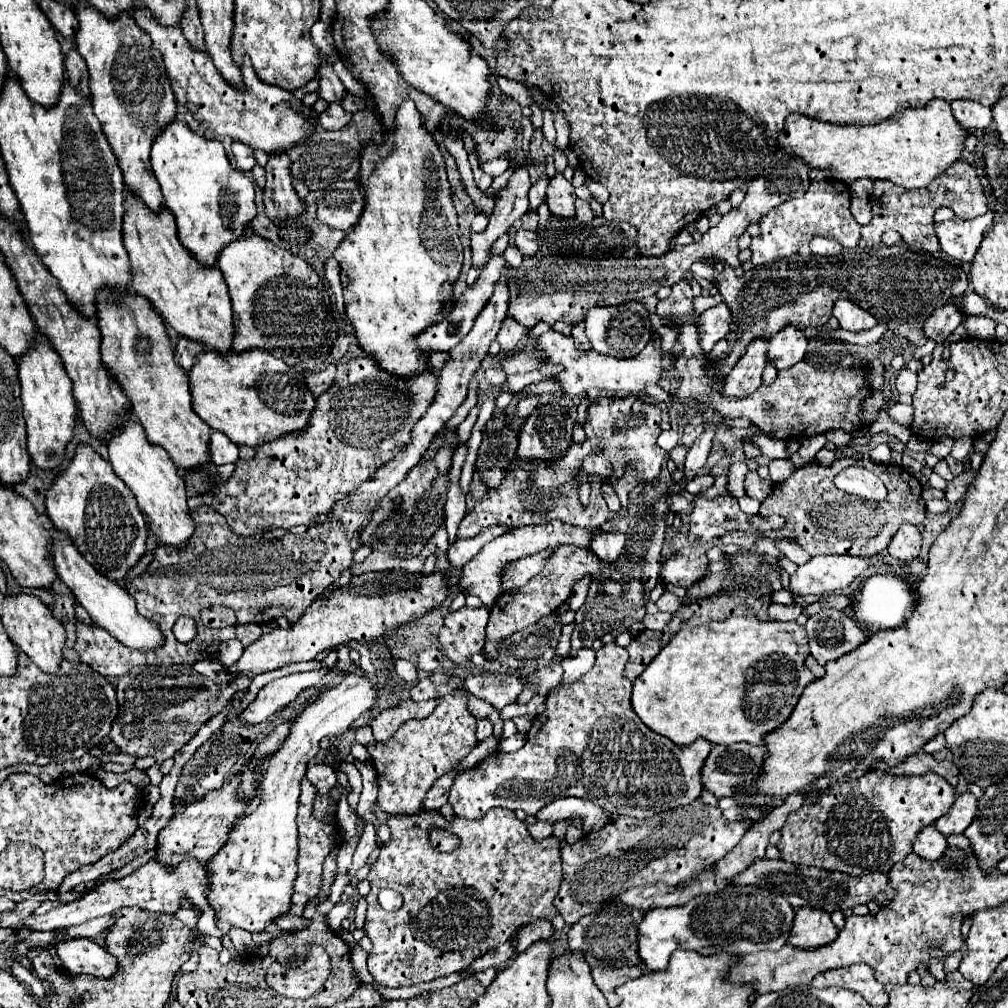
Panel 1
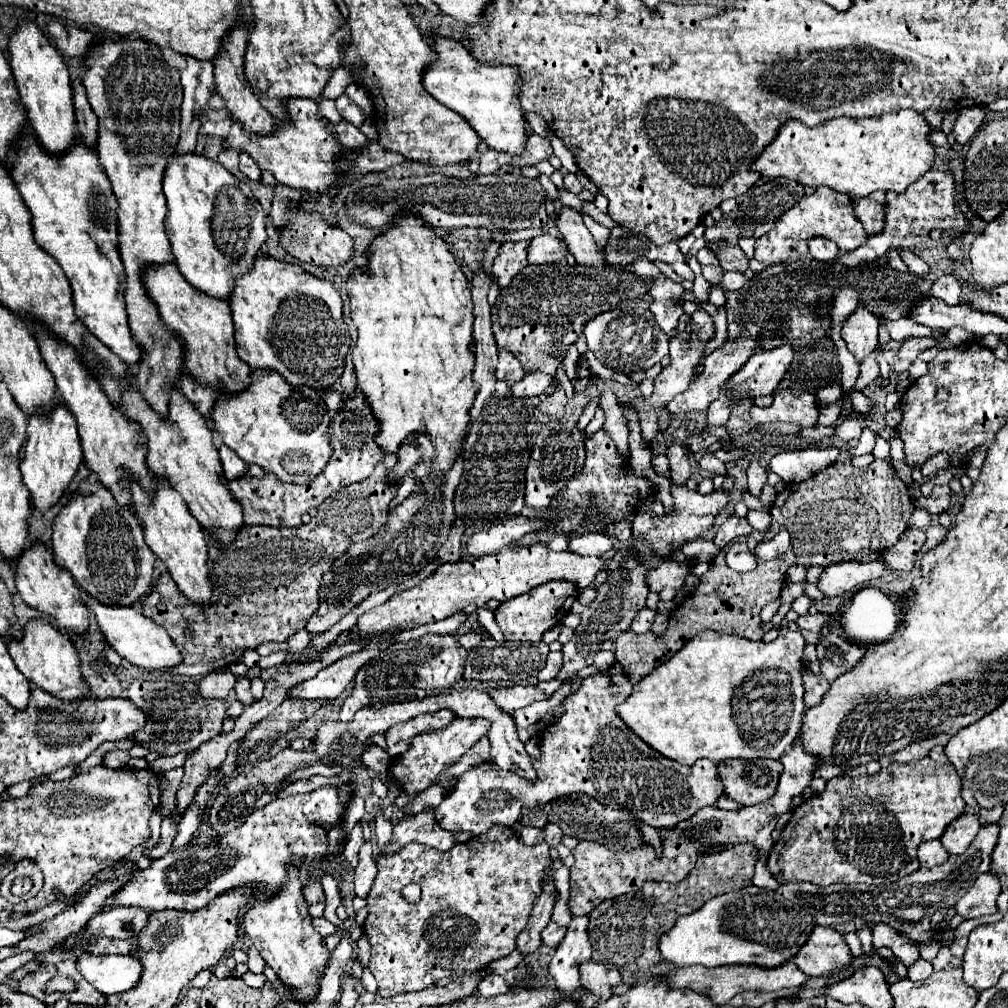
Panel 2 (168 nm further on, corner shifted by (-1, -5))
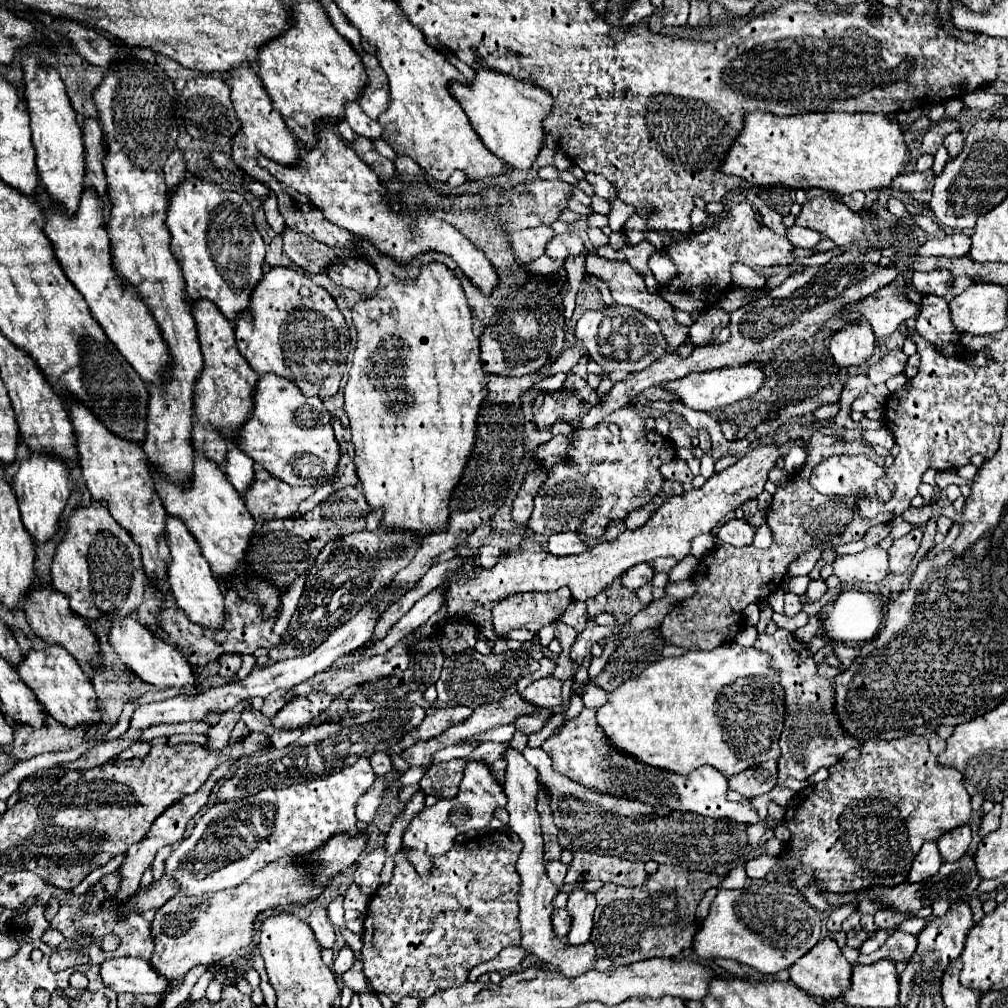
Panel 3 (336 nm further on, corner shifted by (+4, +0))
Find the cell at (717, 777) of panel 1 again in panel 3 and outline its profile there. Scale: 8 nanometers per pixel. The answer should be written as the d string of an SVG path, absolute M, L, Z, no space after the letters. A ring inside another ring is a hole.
M768 759L766 763L758 763L756 767L748 767L748 771L742 771L740 775L734 775L728 779L730 789L738 791L742 797L752 799L762 793L768 793L776 785L776 761Z

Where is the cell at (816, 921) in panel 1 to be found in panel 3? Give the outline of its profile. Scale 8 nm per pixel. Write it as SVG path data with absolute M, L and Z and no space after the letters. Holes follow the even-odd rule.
M830 935L790 967L792 983L824 1001L836 999L850 985L850 975L852 965Z

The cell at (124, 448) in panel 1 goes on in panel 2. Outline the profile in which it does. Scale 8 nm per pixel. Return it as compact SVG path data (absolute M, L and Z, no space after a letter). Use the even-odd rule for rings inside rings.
M133 484L133 498L137 500L137 518L143 520L143 532L145 542L155 552L159 560L167 566L167 572L175 580L179 592L195 604L209 604L213 596L213 584L209 580L209 568L207 568L207 542L205 534L201 532L201 526L197 520L187 512L185 502L177 492L167 488L167 484L155 484L157 496L153 496L153 504L141 496L141 488Z

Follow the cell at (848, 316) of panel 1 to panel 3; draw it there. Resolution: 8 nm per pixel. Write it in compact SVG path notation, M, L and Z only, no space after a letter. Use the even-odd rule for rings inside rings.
M846 323L840 331L832 335L830 355L838 367L860 365L868 361L874 353L874 335L868 323Z

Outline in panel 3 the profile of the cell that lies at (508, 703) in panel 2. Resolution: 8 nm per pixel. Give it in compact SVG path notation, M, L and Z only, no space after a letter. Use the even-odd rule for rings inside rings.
M550 675L530 683L524 691L518 691L518 695L522 695L522 699L526 699L536 707L558 707L562 703L560 689L562 689L562 683Z

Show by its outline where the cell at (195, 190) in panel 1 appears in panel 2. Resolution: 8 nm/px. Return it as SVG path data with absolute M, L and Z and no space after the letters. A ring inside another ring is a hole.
M197 154L171 156L169 168L165 170L165 178L163 178L163 192L169 208L165 216L165 228L171 240L171 248L173 248L179 272L199 292L205 292L207 296L213 296L213 298L229 300L235 280L251 272L253 262L267 240L265 212L261 204L257 202L257 198L253 196L251 188L245 182L229 174L219 162L213 162Z

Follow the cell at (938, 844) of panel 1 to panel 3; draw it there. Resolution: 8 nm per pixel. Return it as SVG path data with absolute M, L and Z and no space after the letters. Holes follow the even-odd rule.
M924 843L924 847L920 849L920 853L916 855L916 859L912 863L908 881L910 883L924 881L924 879L936 875L940 865L942 865L942 857L940 857L940 851L938 851L938 843Z

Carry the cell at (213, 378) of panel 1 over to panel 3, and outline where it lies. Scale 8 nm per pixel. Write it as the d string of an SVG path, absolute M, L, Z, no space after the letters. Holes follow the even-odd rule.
M262 375L254 389L252 415L232 443L272 477L288 485L322 485L334 477L340 445L334 439L330 413L320 397L304 397L300 389L278 375Z

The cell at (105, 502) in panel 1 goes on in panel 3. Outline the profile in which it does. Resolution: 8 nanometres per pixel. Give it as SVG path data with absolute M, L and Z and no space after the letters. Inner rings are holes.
M96 501L84 507L76 507L70 513L66 523L66 533L56 547L50 575L52 575L52 587L68 595L72 611L76 611L80 617L88 621L98 621L98 619L114 621L130 615L140 607L142 593L146 587L146 575L140 563L140 549L132 543L128 531L124 531L124 527L120 527L116 519L108 515L108 509L104 507L104 503L96 503Z

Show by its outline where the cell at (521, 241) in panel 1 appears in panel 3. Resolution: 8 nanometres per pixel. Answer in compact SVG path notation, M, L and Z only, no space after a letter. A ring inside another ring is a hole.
M556 235L548 241L546 255L550 259L566 259L566 257L576 257L584 251L584 243L578 237L572 235Z

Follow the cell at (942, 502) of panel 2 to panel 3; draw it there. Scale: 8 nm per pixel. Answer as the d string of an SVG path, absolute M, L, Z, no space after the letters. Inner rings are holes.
M924 505L924 507L908 507L902 513L902 517L906 521L910 521L912 525L924 525L932 517L932 509L930 509L930 505Z

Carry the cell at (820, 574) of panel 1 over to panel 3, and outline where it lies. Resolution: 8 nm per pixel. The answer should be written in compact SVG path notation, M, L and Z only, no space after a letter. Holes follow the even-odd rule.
M870 547L856 555L836 557L832 567L834 575L844 585L856 585L862 581L878 583L888 575L888 553L880 547Z

